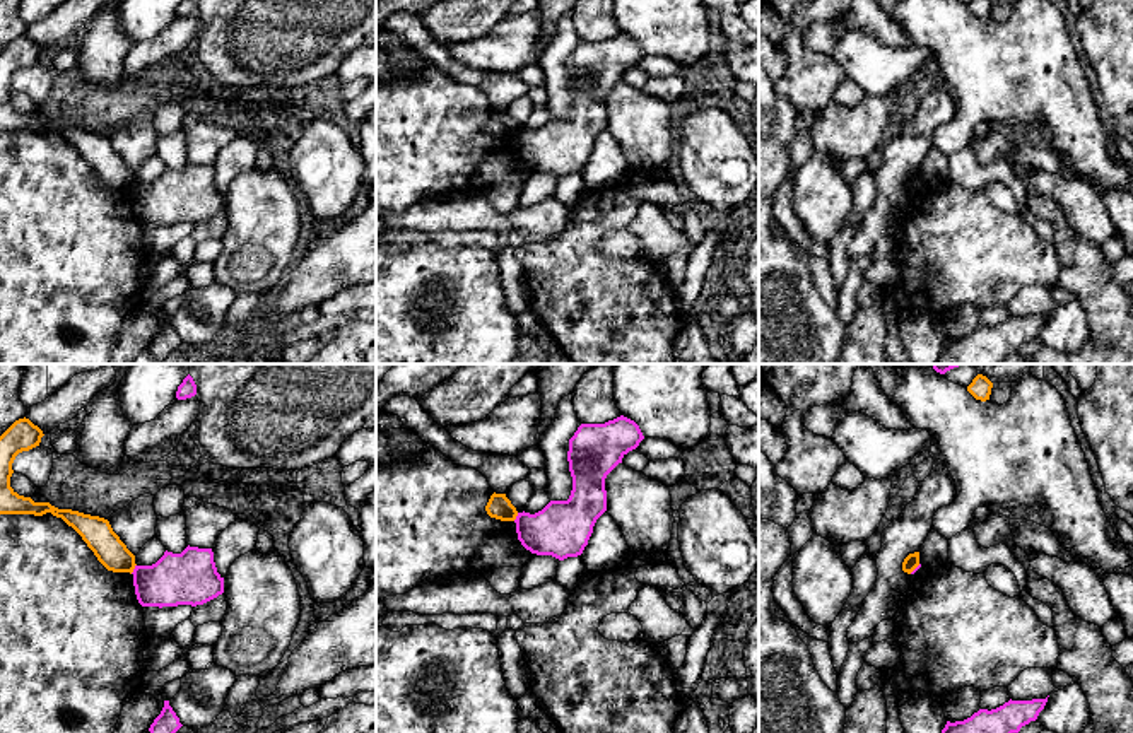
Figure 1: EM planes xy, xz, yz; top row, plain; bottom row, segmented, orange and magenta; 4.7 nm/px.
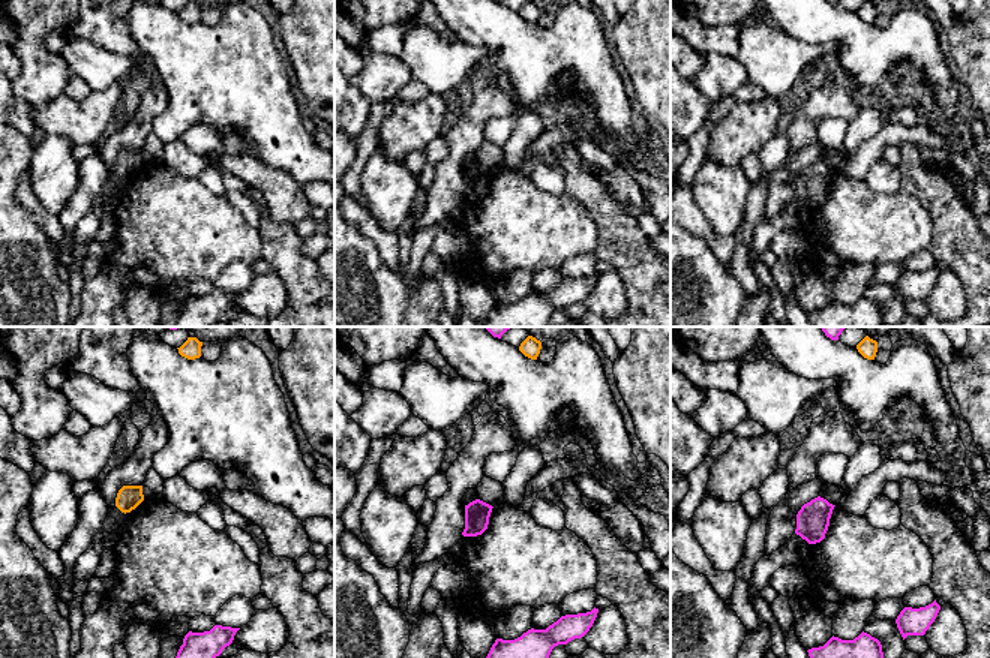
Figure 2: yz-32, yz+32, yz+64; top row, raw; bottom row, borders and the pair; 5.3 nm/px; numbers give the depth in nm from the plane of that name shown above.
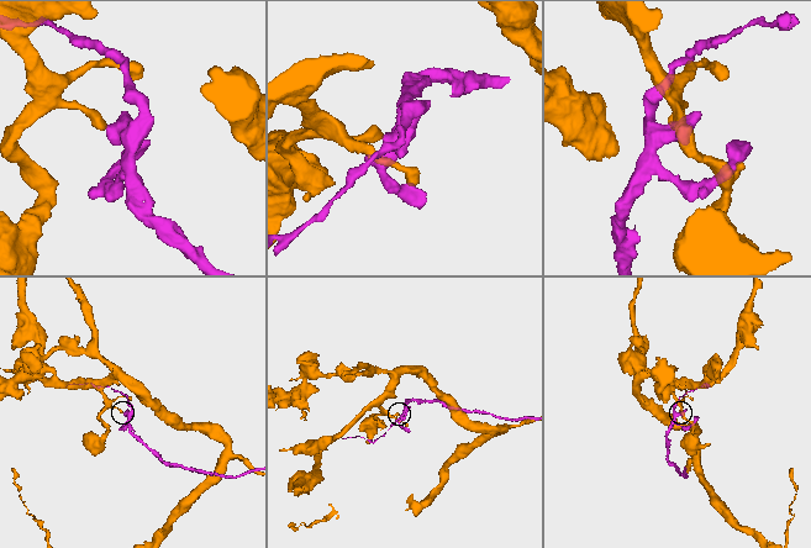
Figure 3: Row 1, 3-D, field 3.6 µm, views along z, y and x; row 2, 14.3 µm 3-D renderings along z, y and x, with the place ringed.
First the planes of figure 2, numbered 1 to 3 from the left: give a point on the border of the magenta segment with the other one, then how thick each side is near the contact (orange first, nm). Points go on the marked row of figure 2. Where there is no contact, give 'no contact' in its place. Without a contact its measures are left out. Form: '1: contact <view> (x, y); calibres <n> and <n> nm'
1: no contact
2: no contact
3: no contact

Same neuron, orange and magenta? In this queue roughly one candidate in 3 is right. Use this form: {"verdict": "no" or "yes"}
{"verdict": "no"}

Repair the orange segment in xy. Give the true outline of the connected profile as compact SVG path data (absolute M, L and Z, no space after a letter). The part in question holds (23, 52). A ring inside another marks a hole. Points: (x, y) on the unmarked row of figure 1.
M26 34L15 38L0 53L0 132L43 133L51 130L53 133L62 135L82 154L108 188L132 191L137 183L135 173L113 149L108 137L72 126L58 126L50 120L34 120L31 114L19 113L10 104L10 94L14 91L12 80L15 73L39 63L43 53L43 48Z

